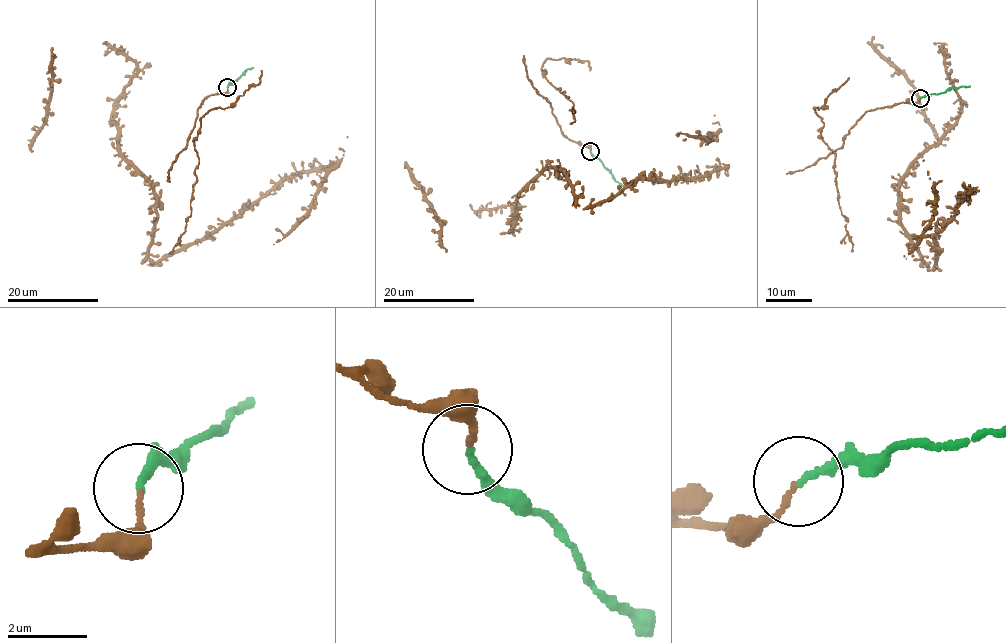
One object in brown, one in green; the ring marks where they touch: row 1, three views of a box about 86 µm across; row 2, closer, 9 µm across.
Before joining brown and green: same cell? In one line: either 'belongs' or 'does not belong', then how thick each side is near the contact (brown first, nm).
belongs; 110 nm thick on the brown side, 200 nm on the other

